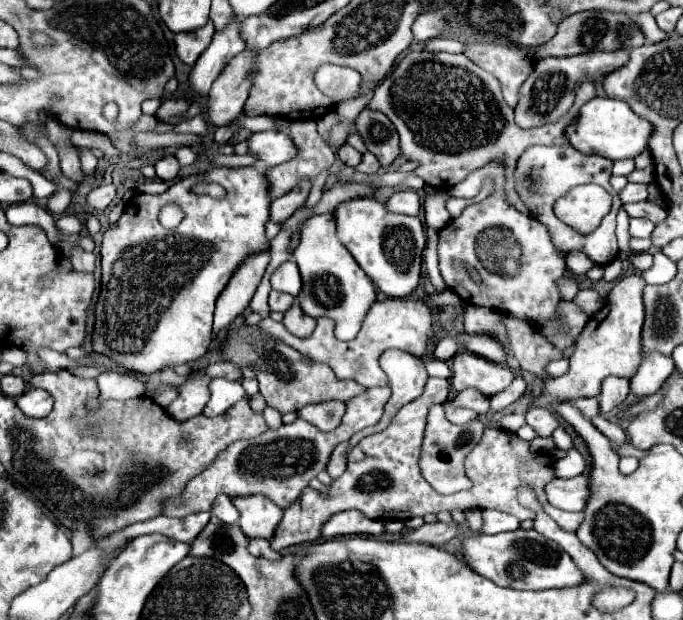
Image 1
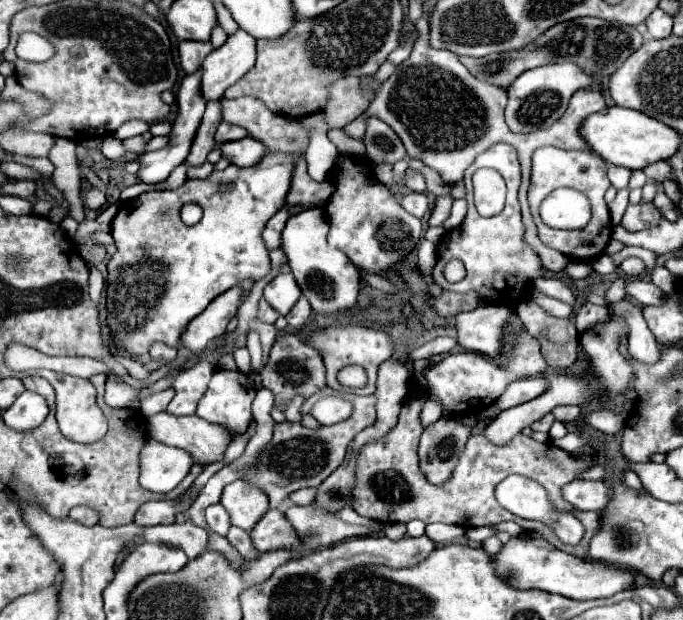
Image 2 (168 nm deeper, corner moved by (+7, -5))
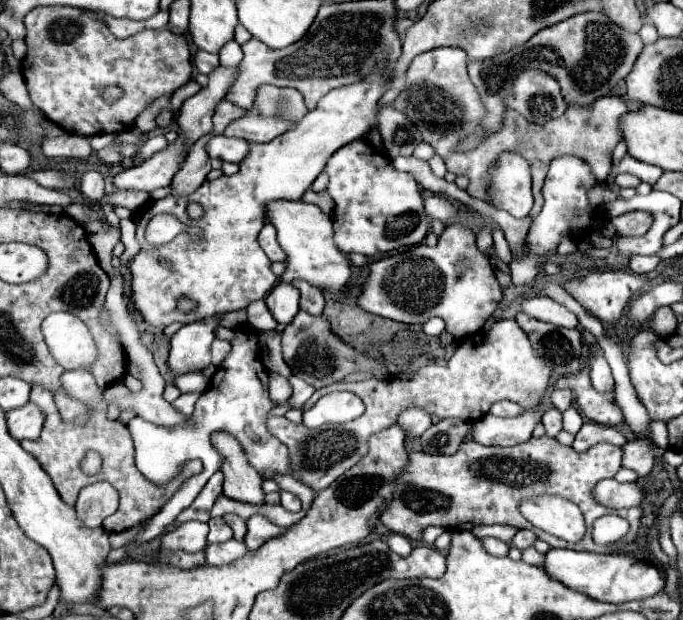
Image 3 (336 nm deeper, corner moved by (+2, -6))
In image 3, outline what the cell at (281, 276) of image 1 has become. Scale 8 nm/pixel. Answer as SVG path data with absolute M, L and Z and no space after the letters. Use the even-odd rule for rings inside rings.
M278 282L266 296L266 304L280 324L288 324L298 314L298 300L298 288L288 282Z

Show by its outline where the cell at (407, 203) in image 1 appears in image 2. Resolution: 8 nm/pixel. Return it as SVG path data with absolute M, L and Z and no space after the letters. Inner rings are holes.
M409 193L409 195L405 195L403 199L401 199L401 205L409 211L409 213L413 213L415 217L423 217L425 213L427 213L427 209L429 209L429 197L425 195L425 193Z

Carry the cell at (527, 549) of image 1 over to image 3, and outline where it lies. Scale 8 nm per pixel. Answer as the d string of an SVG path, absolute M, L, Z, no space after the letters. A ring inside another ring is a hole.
M550 548L540 566L546 570L546 574L550 574L550 578L558 578L558 582L564 586L570 586L572 590L578 590L580 594L586 594L598 602L620 604L628 600L642 600L658 594L664 588L664 578L658 568L634 554L592 554Z

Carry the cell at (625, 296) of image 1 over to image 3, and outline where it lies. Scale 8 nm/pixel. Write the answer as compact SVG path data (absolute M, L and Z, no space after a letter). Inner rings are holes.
M544 406L528 408L512 418L498 418L492 414L472 422L472 438L484 446L516 446L530 438L540 422Z

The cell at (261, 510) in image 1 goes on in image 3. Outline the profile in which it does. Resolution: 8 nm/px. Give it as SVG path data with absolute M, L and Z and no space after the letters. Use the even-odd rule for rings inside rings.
M214 434L214 446L224 454L224 496L246 504L264 504L262 476L246 462L240 444L228 434Z

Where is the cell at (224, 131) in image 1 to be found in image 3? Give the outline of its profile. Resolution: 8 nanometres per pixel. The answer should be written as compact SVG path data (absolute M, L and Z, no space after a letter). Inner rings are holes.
M256 114L256 116L244 116L236 122L232 122L224 130L224 136L244 138L248 142L270 142L272 138L290 130L290 126L292 126L292 122L286 118L264 118L264 116Z

